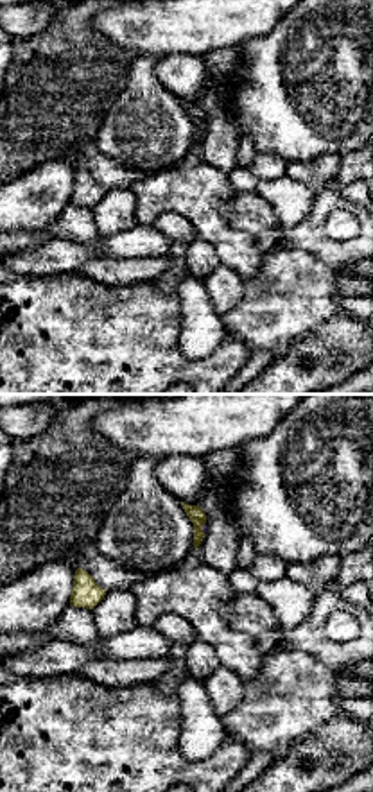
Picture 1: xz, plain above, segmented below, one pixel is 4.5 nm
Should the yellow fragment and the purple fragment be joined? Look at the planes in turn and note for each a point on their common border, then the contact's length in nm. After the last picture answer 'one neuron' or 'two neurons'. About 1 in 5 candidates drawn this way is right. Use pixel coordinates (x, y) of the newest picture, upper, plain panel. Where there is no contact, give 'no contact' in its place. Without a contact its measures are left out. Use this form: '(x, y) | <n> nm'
(201, 126) | 60 nm

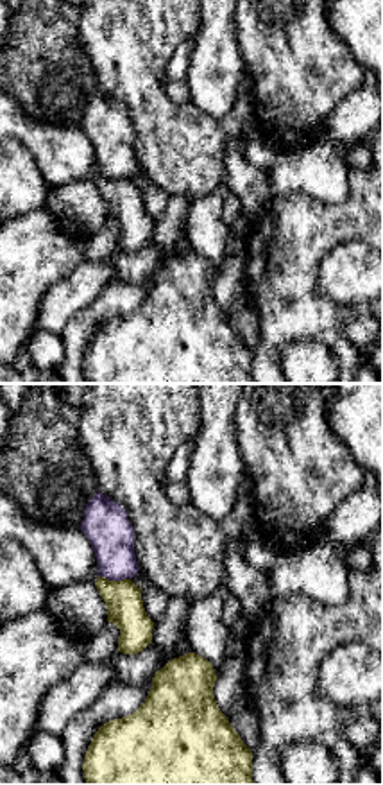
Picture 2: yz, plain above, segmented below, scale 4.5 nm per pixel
(115, 180) | 150 nm

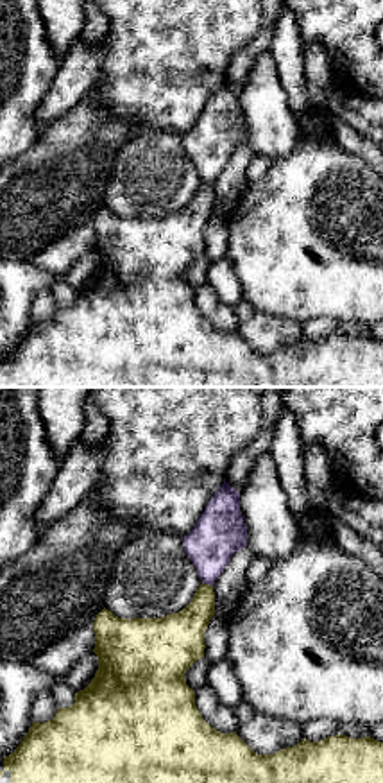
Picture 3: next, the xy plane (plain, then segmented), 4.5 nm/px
(208, 183) | 50 nm

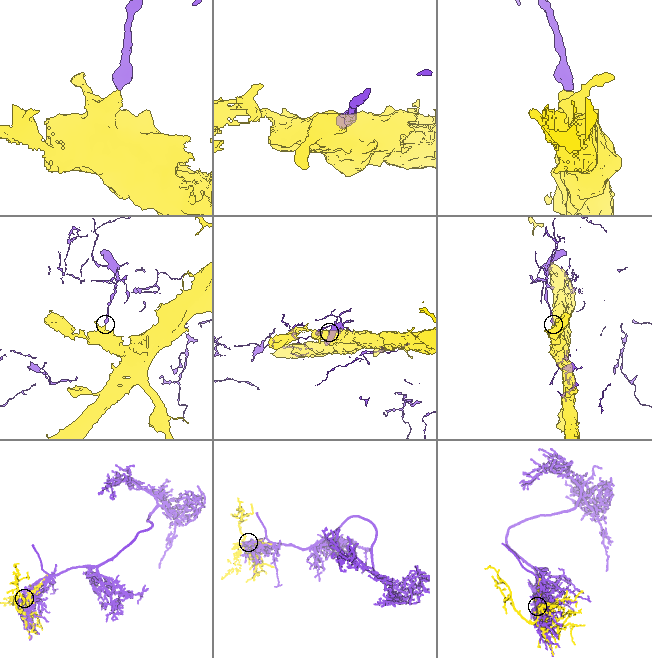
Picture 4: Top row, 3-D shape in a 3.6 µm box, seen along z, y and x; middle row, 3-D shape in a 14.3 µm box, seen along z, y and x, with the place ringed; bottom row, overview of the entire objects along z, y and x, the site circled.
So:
two neurons

